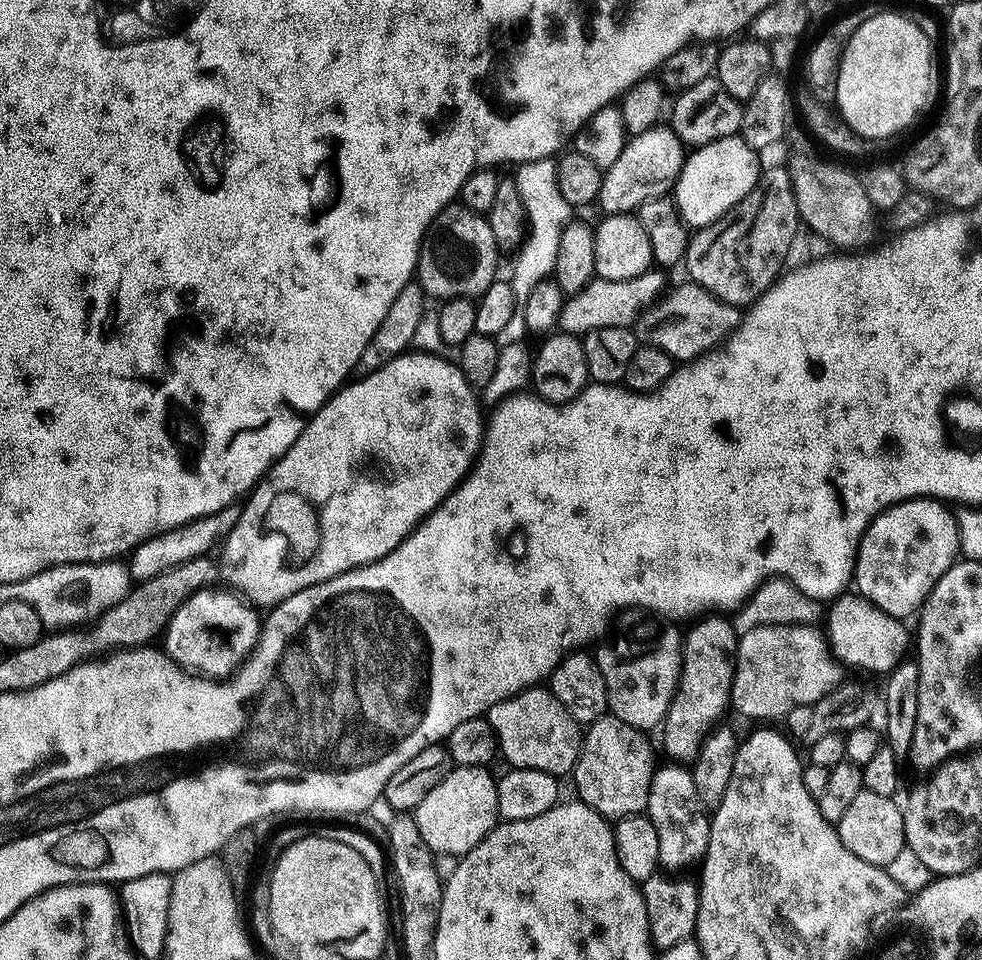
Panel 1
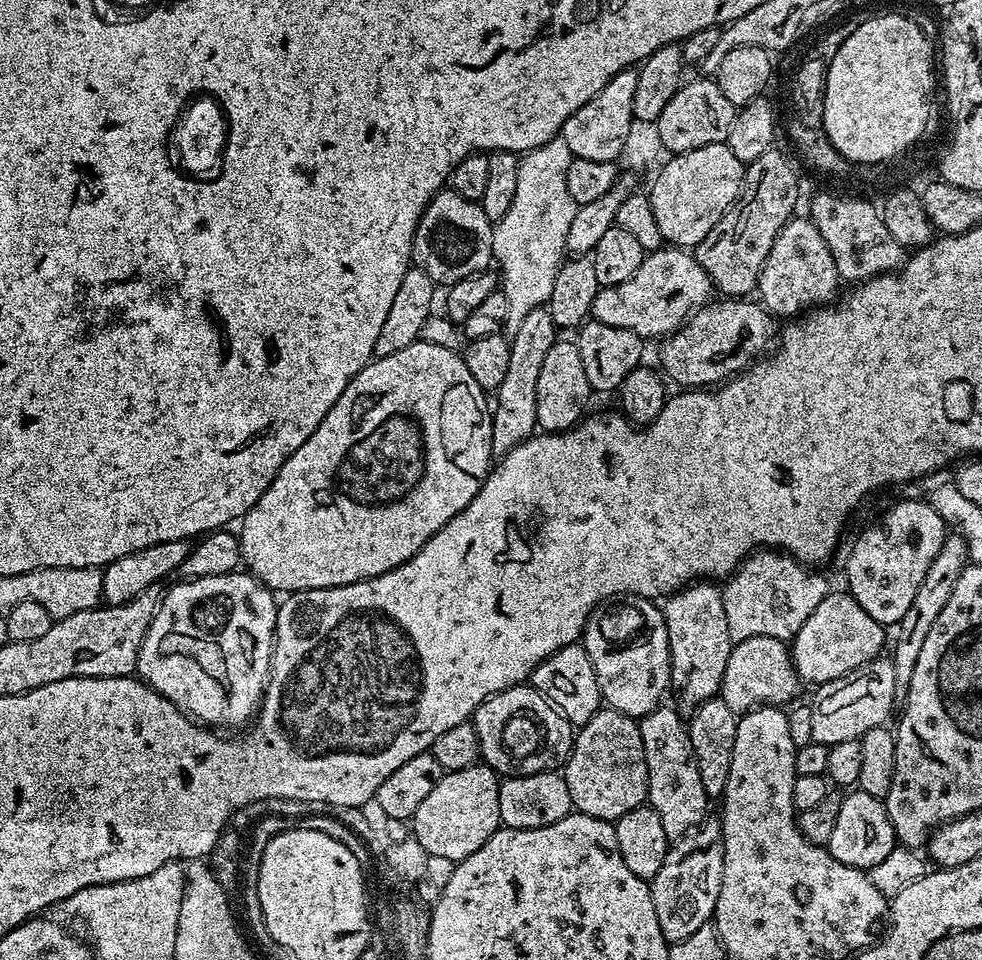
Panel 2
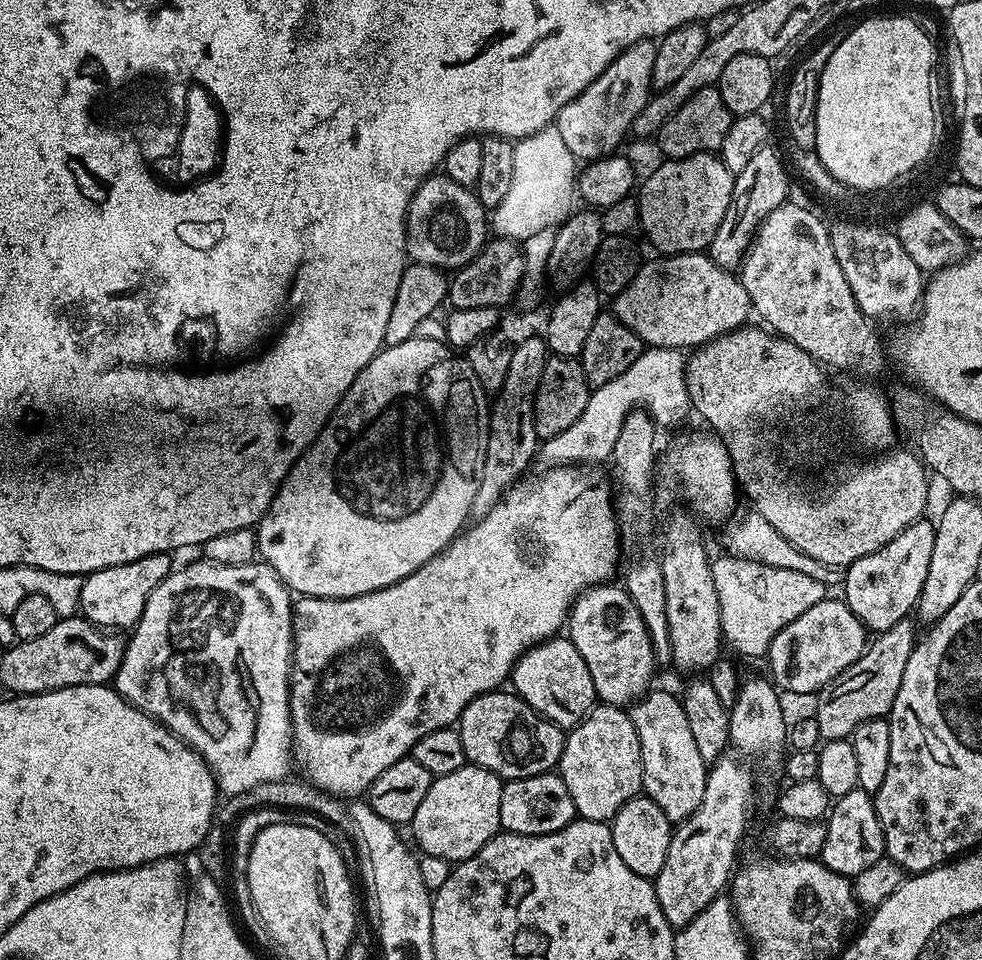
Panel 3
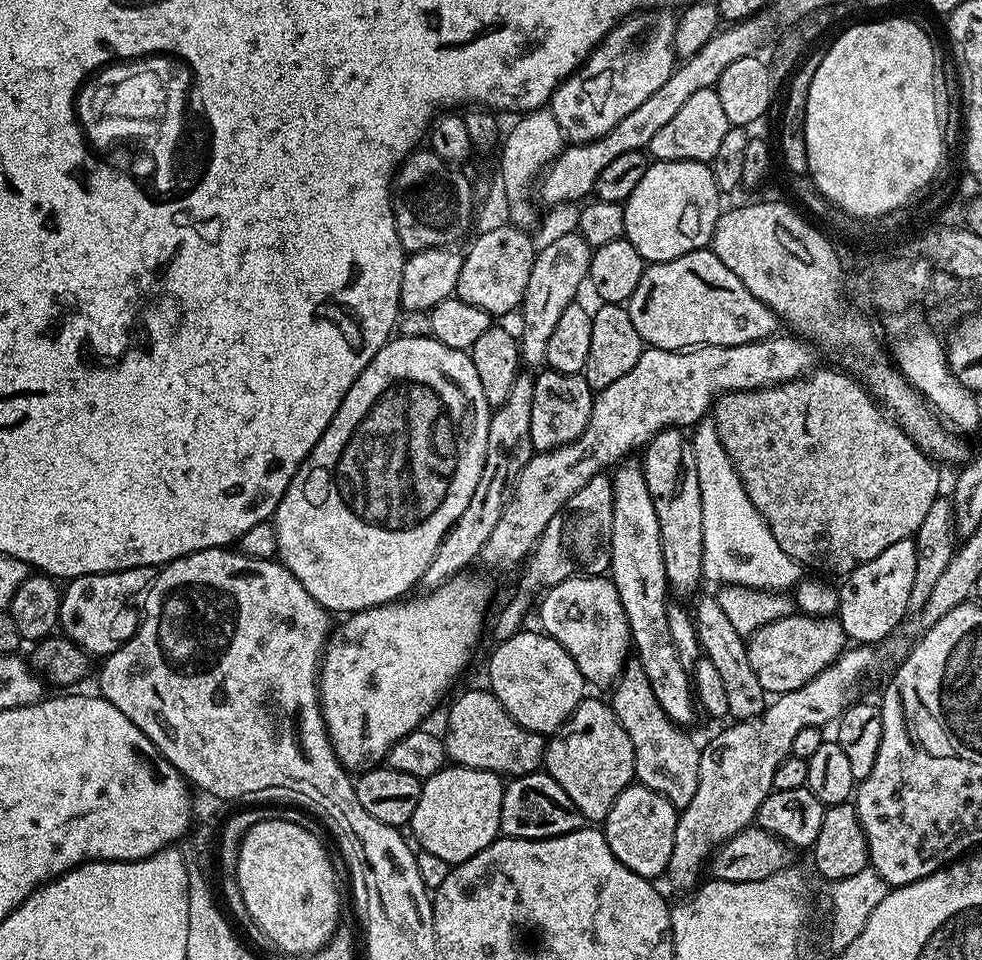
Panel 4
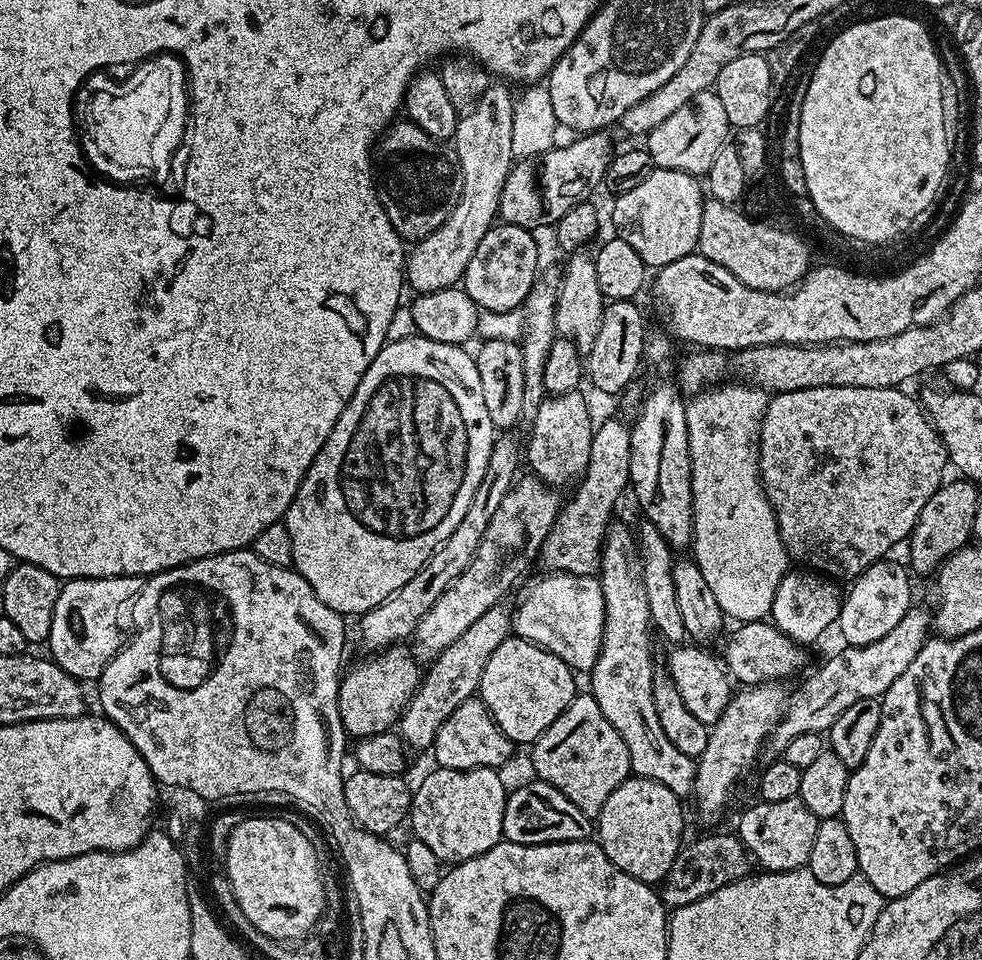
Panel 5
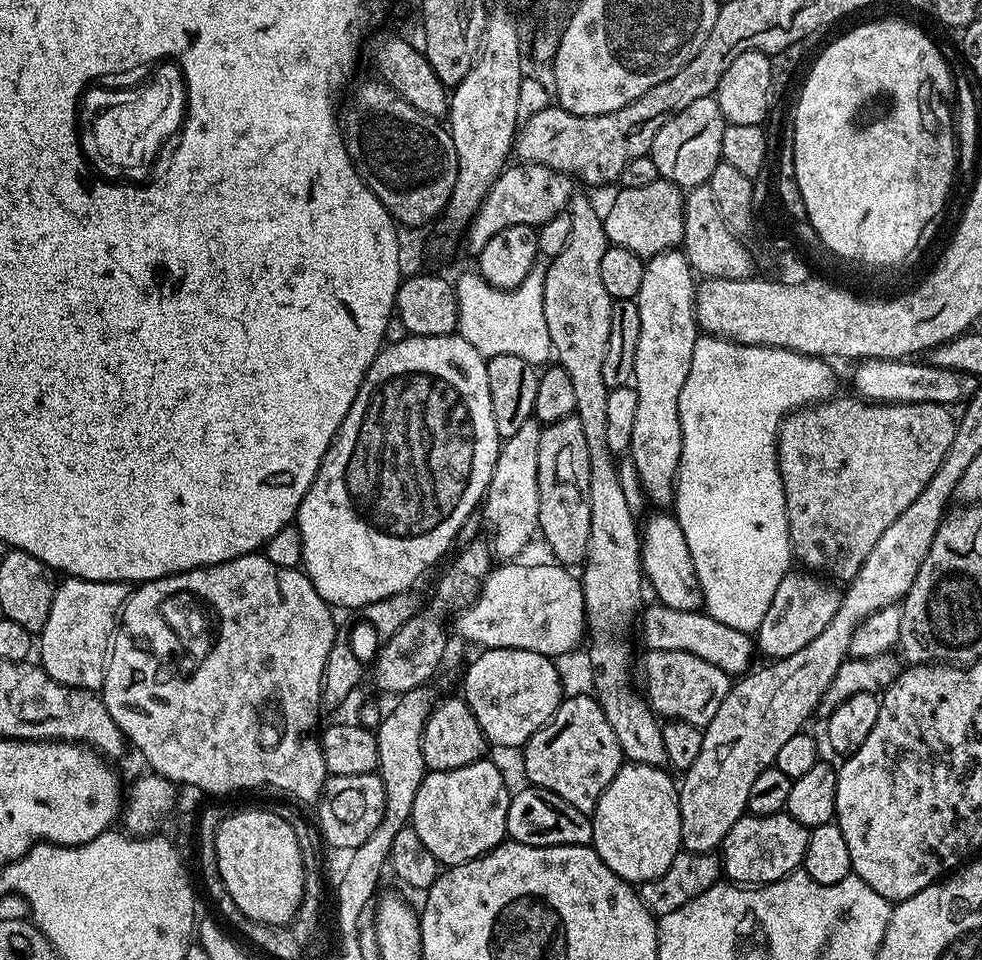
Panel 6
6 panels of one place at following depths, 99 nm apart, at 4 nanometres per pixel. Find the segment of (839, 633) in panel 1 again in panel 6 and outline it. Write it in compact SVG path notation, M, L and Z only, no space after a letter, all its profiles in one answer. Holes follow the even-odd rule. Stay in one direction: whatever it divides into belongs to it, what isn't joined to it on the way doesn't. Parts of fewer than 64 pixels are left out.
M659 602L650 604L643 609L638 620L645 649L654 652L689 652L702 658L702 662L710 662L710 666L718 666L730 678L739 678L753 667L754 640L749 633L734 630L734 626L722 626L718 618L709 616L703 610L670 610L670 606Z

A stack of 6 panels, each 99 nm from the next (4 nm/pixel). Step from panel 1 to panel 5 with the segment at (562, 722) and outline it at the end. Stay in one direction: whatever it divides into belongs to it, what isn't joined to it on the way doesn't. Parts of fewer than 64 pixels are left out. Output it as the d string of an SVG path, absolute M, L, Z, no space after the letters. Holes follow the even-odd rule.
M479 698L462 702L446 722L438 730L436 740L430 749L431 755L436 755L436 764L450 770L466 770L467 768L503 769L503 764L512 756L514 745L506 734L494 722L488 713L488 707Z

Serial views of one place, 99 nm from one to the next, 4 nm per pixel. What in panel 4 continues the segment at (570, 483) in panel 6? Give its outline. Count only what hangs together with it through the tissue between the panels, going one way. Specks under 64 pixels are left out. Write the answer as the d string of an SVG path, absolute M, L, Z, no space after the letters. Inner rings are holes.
M544 370L540 373L542 373L541 376L537 375L532 381L534 398L532 399L532 409L530 410L530 438L532 439L532 447L536 452L549 452L574 442L580 437L582 430L586 430L592 413L594 390L586 382L586 378L578 372L562 374L561 372Z

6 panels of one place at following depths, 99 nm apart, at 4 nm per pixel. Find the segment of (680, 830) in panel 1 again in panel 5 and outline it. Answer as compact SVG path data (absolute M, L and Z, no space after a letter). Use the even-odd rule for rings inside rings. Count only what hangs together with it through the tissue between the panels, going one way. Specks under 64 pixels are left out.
M619 522L608 525L598 573L606 618L600 653L590 673L590 695L598 702L602 714L606 714L610 726L622 734L622 742L626 742L626 750L630 750L633 773L647 780L662 782L666 790L684 798L692 792L696 781L696 760L682 754L682 750L670 743L670 738L666 738L662 725L658 723L658 710L654 710L651 644L654 627L646 590L638 575L633 544L634 534L629 526L627 528Z

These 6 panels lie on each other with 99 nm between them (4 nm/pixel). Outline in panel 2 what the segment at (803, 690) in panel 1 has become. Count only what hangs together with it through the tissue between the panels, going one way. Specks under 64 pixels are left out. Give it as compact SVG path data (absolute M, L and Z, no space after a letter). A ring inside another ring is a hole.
M753 636L733 643L718 696L725 700L730 710L743 714L753 708L791 705L797 699L796 691L800 687L802 681L796 673L796 667L792 665L789 645L778 638Z

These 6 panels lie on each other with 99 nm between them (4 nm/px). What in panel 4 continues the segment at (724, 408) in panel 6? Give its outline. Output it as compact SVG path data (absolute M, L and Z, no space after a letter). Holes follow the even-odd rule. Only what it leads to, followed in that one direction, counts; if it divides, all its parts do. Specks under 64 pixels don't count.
M708 418L701 420L695 425L690 439L694 462L698 466L698 490L702 490L704 580L713 580L716 586L736 585L770 593L781 593L786 590L782 588L791 589L800 583L802 565L774 542L770 526L766 526L762 514L758 514L754 502L750 502L736 467L718 438L715 423Z

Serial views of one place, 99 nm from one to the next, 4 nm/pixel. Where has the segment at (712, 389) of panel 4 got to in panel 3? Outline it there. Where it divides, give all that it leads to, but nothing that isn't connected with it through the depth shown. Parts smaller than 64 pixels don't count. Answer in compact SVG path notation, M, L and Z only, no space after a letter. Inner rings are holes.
M645 347L644 353L627 370L618 374L611 382L606 382L602 386L592 388L588 394L586 410L578 414L578 418L562 434L554 434L549 440L543 441L539 445L538 451L534 457L535 463L542 465L545 469L559 468L561 466L596 466L611 457L614 450L614 442L618 442L618 434L622 431L622 422L626 422L626 414L630 414L635 408L643 408L652 416L652 421L661 429L668 428L671 424L676 424L683 418L687 412L690 412L688 402L688 387L684 377L684 366L686 356L678 348L654 348Z

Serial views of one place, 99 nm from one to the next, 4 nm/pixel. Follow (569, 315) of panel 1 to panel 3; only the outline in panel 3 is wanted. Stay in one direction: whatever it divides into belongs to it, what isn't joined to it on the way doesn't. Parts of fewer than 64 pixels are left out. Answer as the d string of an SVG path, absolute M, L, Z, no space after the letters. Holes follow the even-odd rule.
M698 252L664 254L656 259L660 260L652 260L649 264L641 263L637 267L636 277L615 296L610 305L615 316L627 328L634 330L634 334L638 334L645 345L695 350L701 344L749 323L748 316L753 315L752 303L742 282L729 269L719 268L707 254Z

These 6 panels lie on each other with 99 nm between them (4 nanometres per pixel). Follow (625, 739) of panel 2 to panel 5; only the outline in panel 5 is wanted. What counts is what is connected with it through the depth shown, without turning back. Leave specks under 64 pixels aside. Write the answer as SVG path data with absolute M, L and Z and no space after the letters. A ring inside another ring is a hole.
M578 694L570 706L547 728L535 744L531 745L532 768L539 779L554 790L566 794L582 814L599 817L606 798L633 775L630 750L622 742L622 734L610 726L606 714L602 714L598 702L590 694Z

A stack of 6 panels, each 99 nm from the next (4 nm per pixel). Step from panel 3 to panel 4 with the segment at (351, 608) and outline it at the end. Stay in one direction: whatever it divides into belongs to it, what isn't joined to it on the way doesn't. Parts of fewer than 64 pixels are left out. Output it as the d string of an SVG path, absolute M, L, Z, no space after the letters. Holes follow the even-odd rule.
M468 574L455 576L452 580L447 580L444 585L425 591L417 600L413 598L401 598L392 601L390 604L383 604L377 608L367 608L361 612L353 612L340 624L340 629L336 633L333 631L327 637L324 654L320 661L318 673L318 683L320 685L320 707L324 709L324 725L328 731L328 737L332 743L336 757L340 759L345 769L367 770L379 765L388 755L388 751L397 744L406 734L417 731L420 724L436 708L436 703L443 698L444 692L452 688L452 683L460 676L460 671L472 660L472 647L480 640L480 627L484 624L484 611L488 608L488 588L480 580L471 580Z

